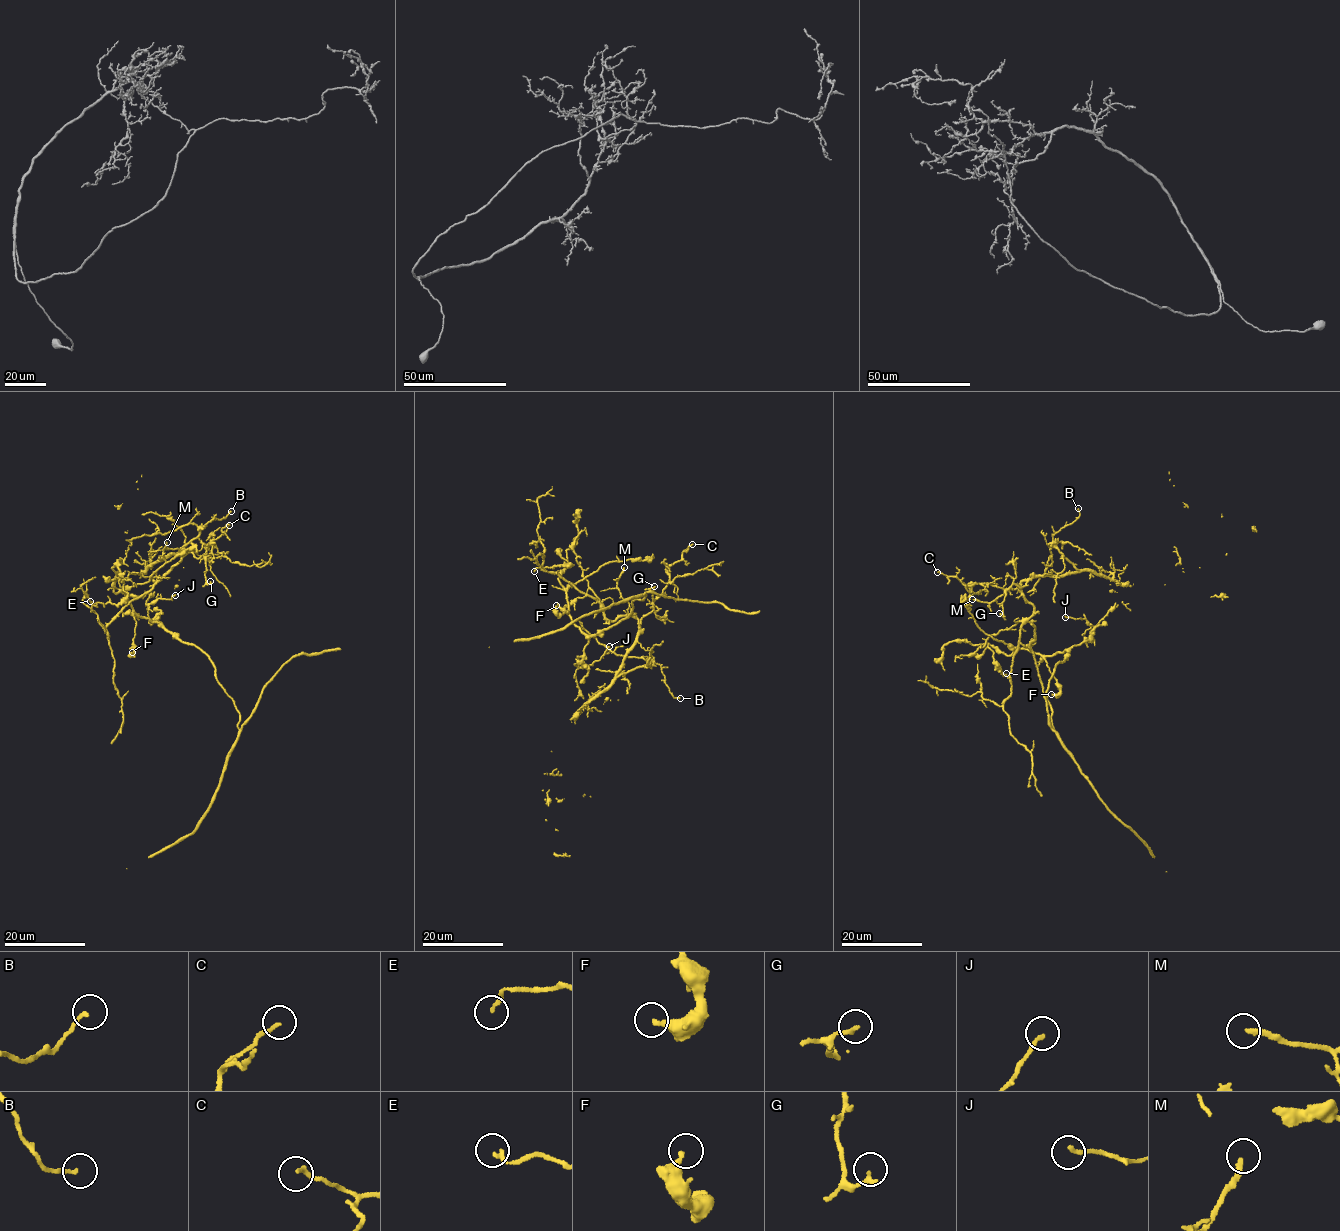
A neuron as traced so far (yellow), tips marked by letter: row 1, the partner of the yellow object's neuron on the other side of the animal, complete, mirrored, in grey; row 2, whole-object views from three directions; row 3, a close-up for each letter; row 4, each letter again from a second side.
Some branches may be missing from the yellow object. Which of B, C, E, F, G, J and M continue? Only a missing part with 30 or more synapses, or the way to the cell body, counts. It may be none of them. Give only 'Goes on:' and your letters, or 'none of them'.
Goes on: M

